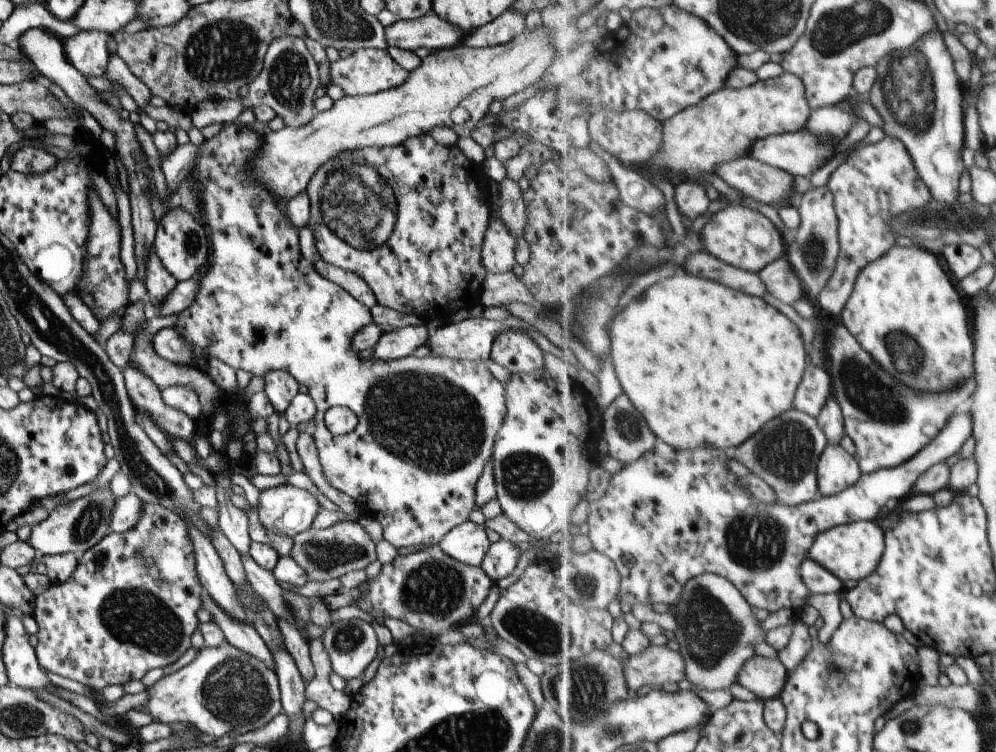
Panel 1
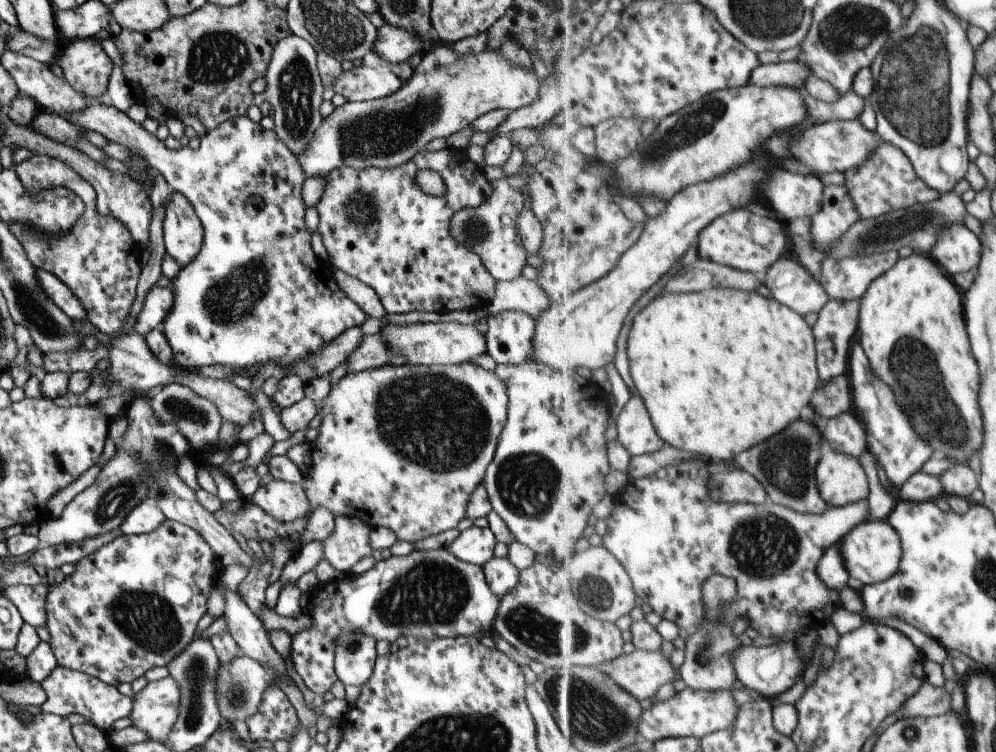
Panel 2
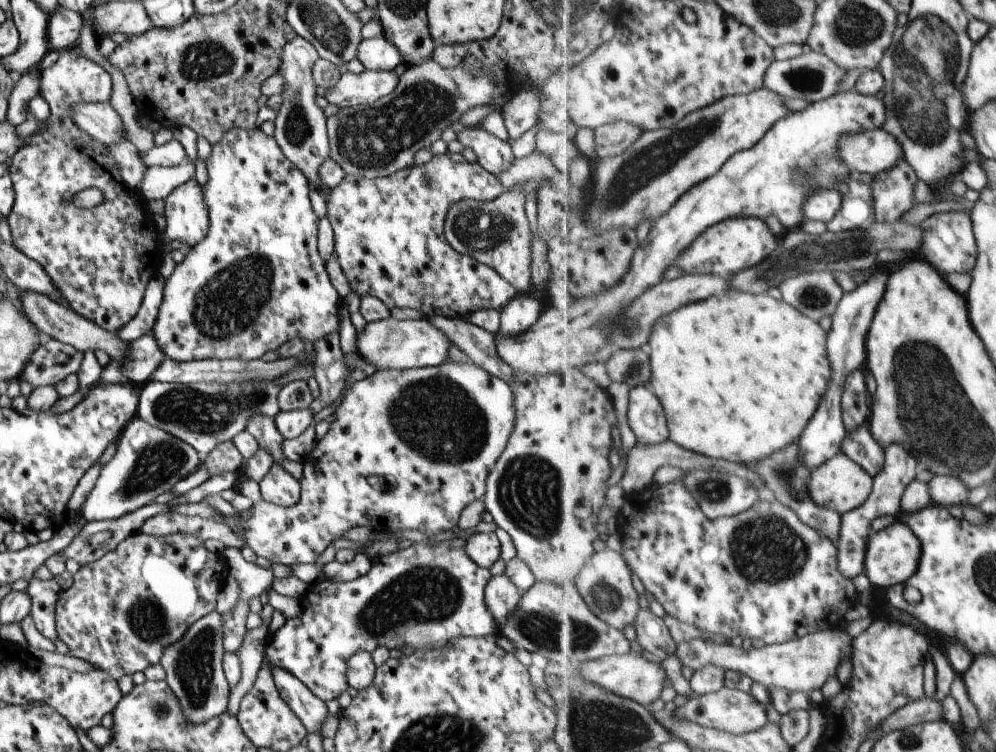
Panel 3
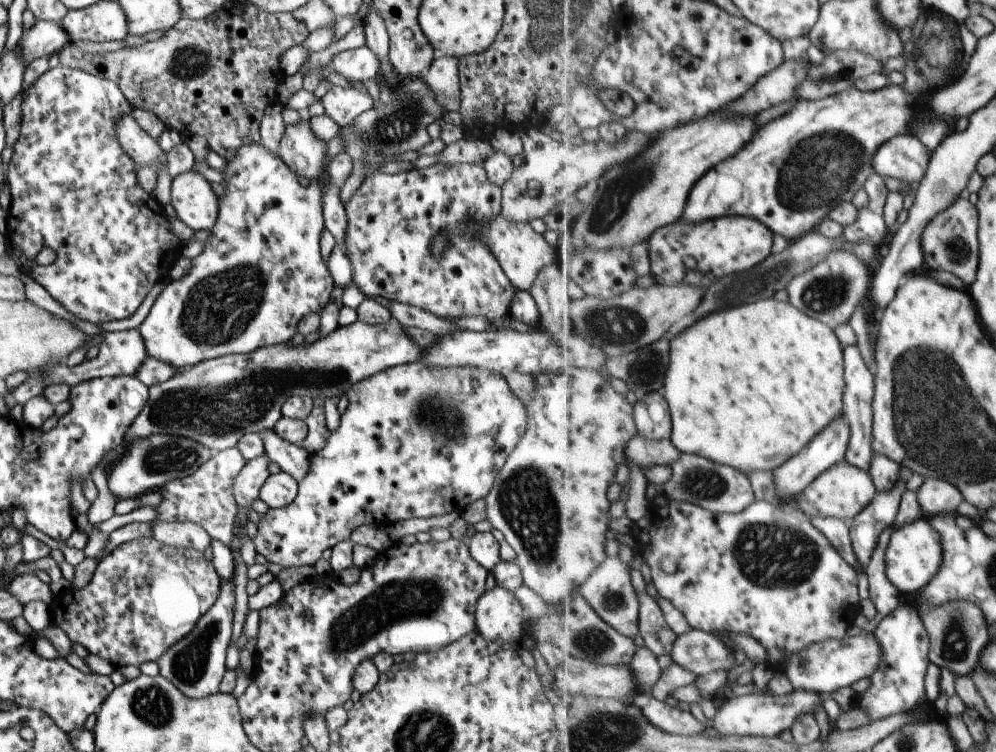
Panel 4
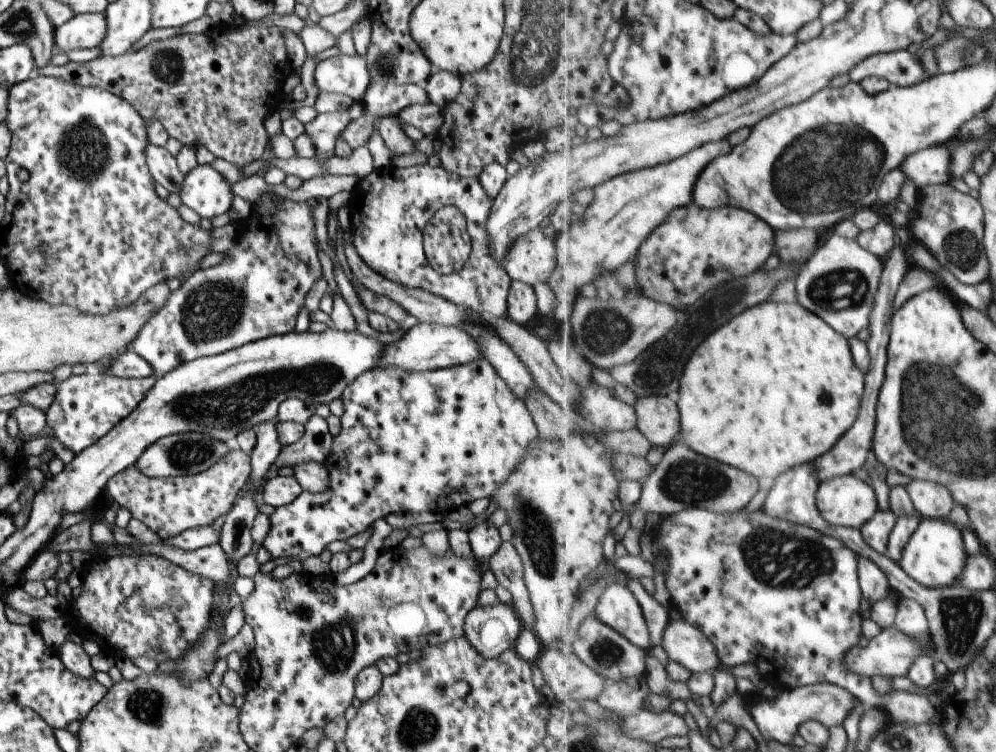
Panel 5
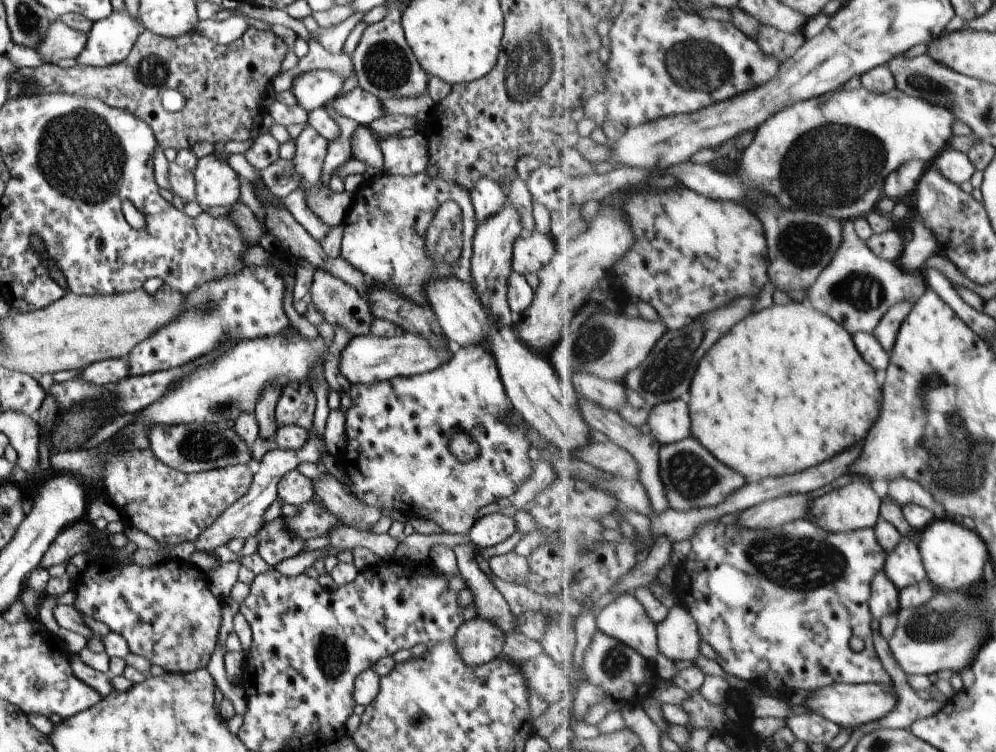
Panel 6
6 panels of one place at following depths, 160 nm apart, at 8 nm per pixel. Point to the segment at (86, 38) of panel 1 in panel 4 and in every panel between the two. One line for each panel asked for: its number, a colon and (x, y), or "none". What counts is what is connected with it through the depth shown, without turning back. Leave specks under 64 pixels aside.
2: (85, 66)
3: (100, 259)
4: (72, 188)

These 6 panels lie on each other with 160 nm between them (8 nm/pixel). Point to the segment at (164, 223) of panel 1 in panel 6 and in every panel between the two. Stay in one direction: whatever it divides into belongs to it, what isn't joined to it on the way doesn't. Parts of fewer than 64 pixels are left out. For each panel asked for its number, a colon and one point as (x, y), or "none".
2: (182, 233)
3: (186, 219)
4: (195, 204)
5: (203, 189)
6: (216, 184)

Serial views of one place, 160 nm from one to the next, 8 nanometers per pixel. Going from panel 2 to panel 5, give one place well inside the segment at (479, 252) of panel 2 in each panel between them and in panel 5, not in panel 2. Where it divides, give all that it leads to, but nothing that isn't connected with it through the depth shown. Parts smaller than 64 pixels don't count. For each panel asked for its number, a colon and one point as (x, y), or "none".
3: (497, 233)
4: (522, 249)
5: (530, 259)

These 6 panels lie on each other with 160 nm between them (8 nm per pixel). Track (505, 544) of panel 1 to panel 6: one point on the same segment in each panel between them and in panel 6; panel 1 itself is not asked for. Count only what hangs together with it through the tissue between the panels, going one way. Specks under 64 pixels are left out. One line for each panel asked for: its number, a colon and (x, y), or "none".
2: (501, 575)
3: (500, 595)
4: (498, 616)
5: (490, 630)
6: (477, 641)

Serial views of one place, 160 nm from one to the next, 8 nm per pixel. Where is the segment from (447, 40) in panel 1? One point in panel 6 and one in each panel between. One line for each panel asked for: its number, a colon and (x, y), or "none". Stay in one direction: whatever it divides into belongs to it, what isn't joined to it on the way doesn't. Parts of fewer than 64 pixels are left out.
2: (393, 45)
3: (377, 54)
4: (355, 65)
5: (346, 75)
6: (312, 89)

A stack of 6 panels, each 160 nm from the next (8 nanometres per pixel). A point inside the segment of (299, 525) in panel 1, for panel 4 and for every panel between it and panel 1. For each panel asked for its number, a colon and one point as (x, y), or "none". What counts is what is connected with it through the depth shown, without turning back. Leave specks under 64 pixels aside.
2: (285, 501)
3: (278, 487)
4: (278, 490)

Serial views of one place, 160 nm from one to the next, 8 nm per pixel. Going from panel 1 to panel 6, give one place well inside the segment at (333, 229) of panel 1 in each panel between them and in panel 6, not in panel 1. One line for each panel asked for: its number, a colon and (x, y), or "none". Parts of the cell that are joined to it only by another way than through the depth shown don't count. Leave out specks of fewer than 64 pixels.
2: (377, 225)
3: (388, 231)
4: (391, 218)
5: (388, 208)
6: (383, 231)

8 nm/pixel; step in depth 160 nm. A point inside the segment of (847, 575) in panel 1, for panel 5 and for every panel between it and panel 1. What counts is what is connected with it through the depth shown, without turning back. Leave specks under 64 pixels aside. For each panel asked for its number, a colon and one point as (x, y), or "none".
2: (873, 551)
3: (893, 557)
4: (915, 556)
5: (935, 556)

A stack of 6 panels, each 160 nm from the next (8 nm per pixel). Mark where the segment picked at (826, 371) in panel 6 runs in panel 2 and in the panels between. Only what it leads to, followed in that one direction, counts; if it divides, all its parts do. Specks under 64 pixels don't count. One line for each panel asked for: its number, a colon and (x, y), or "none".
2: (720, 371)
3: (743, 395)
4: (752, 401)
5: (777, 387)

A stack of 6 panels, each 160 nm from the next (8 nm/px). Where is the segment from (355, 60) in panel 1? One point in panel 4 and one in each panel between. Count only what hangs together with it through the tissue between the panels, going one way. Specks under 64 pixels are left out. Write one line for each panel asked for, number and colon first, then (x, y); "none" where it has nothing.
2: (374, 78)
3: (350, 90)
4: (342, 105)

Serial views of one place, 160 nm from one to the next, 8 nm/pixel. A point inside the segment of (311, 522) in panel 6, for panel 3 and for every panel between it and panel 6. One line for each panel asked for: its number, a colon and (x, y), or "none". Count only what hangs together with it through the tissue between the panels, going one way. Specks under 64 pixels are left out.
3: (438, 430)
4: (414, 441)
5: (427, 441)

